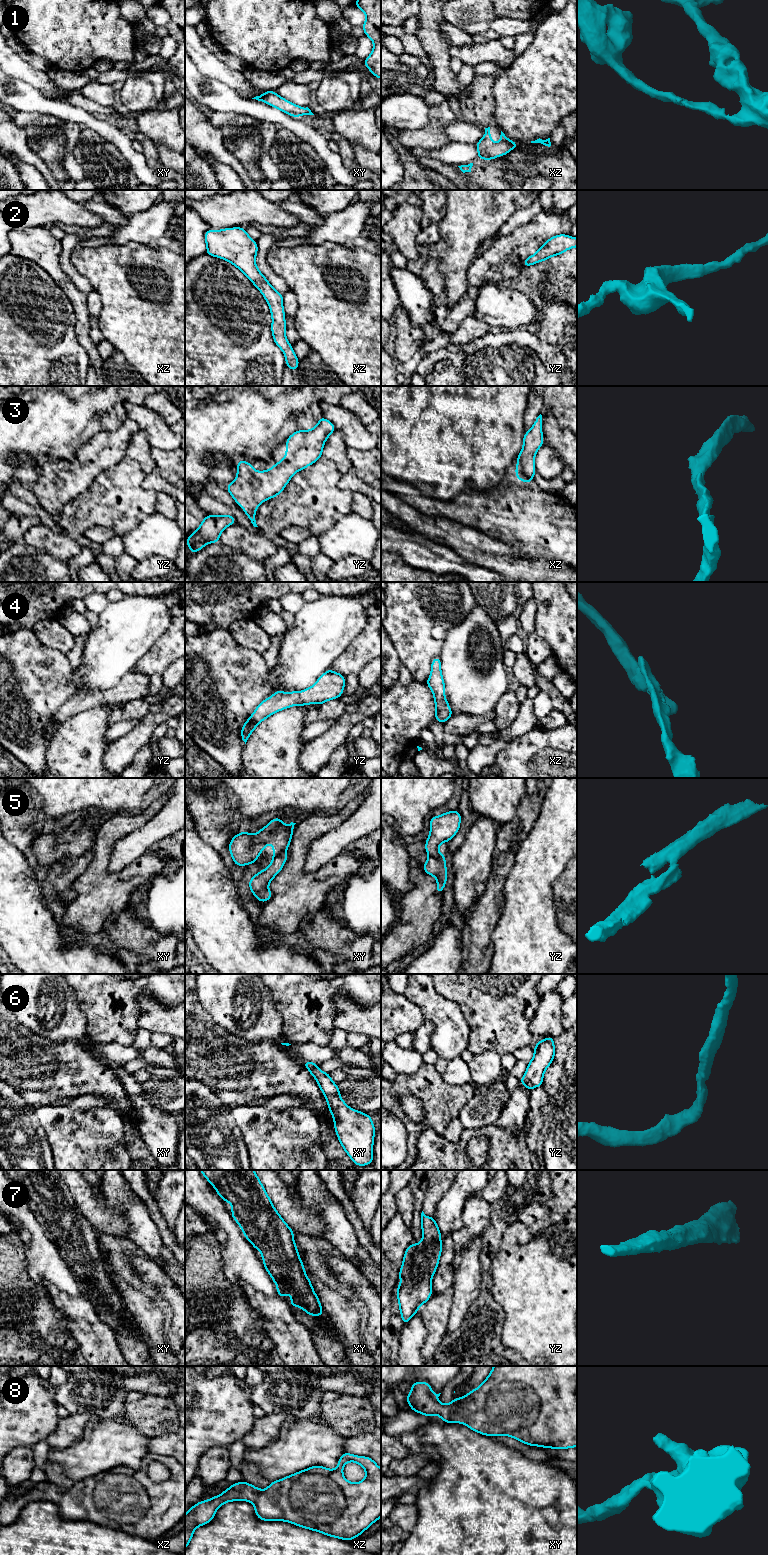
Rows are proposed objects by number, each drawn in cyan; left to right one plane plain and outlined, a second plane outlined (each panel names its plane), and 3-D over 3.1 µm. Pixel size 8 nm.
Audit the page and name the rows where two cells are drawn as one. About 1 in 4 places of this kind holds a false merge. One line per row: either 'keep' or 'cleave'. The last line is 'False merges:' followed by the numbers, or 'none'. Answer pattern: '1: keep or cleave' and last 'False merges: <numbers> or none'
1: keep
2: keep
3: keep
4: keep
5: cleave
6: keep
7: keep
8: keep
False merges: 5

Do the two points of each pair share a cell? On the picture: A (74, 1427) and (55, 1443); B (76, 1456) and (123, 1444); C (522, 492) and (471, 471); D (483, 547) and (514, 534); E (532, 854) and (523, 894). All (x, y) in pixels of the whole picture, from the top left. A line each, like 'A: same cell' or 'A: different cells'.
A: same cell
B: same cell
C: different cells
D: different cells
E: same cell

